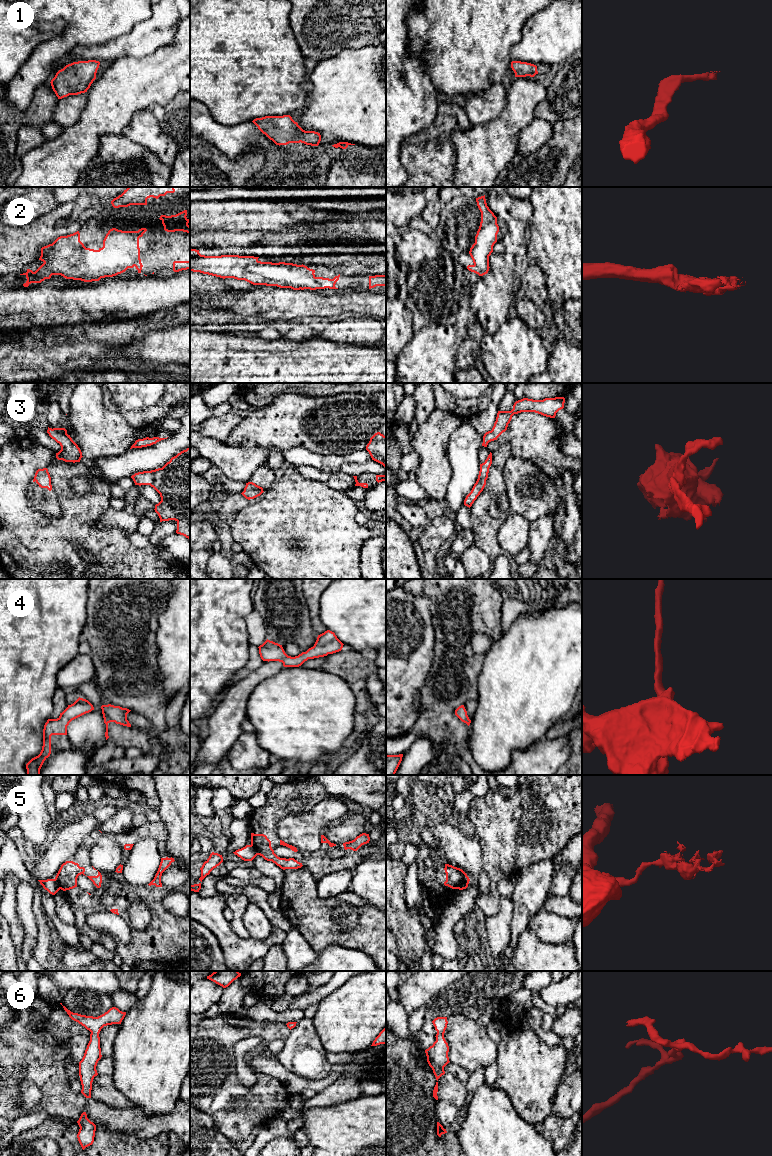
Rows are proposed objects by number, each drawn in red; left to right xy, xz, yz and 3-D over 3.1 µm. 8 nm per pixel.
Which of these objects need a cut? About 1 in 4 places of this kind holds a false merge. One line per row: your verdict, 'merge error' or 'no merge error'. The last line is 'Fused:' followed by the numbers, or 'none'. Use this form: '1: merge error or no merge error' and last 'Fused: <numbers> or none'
1: no merge error
2: no merge error
3: no merge error
4: no merge error
5: merge error
6: no merge error
Fused: 5

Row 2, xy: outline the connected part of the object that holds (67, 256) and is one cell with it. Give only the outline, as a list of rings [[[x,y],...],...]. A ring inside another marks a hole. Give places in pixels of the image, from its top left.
[[[112,228],[103,240],[103,247],[98,250],[86,248],[80,241],[79,231],[67,236],[60,236],[52,244],[41,248],[39,260],[44,263],[35,272],[27,269],[26,273],[20,274],[27,278],[23,286],[28,287],[31,283],[41,283],[45,279],[50,279],[52,275],[92,282],[99,281],[101,278],[116,276],[134,266],[138,273],[141,273],[143,265],[140,259],[139,238],[146,231],[146,228],[141,228],[138,231],[122,231]]]

